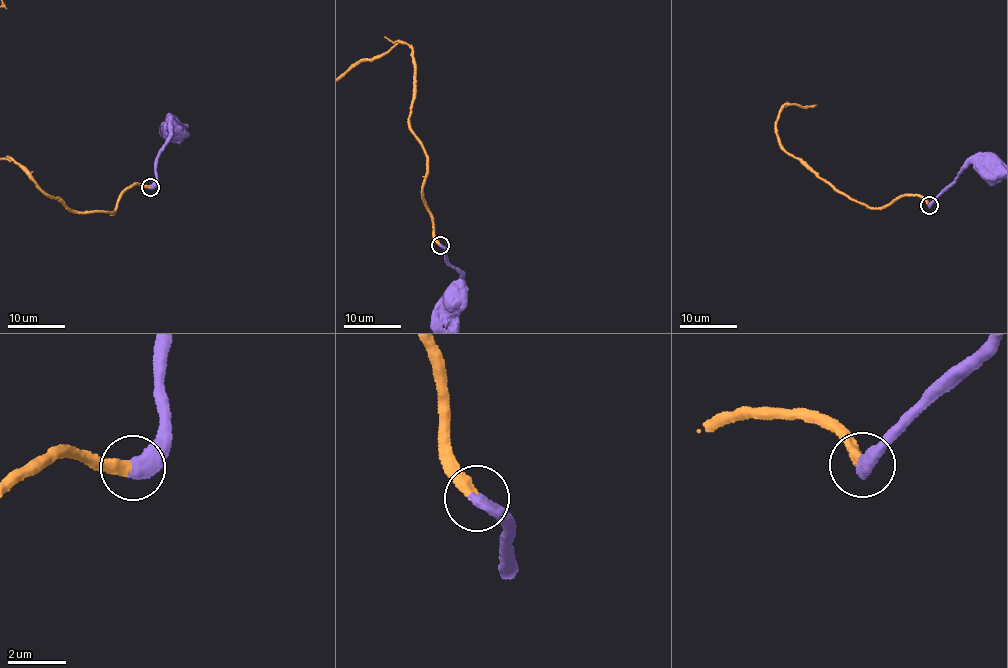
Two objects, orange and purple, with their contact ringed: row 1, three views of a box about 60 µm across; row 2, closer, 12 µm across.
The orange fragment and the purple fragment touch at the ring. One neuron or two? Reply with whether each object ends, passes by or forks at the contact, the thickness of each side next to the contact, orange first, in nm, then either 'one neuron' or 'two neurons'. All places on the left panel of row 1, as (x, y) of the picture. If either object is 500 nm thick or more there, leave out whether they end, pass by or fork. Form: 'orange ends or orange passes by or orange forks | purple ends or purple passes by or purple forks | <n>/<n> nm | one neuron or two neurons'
400/550 nm | one neuron

